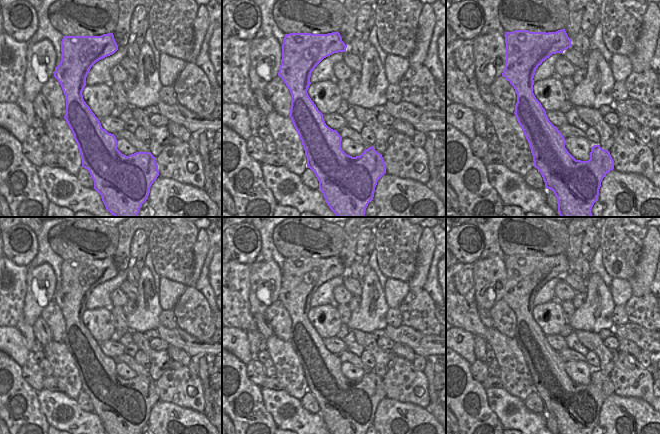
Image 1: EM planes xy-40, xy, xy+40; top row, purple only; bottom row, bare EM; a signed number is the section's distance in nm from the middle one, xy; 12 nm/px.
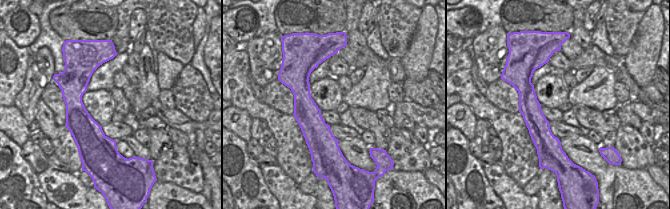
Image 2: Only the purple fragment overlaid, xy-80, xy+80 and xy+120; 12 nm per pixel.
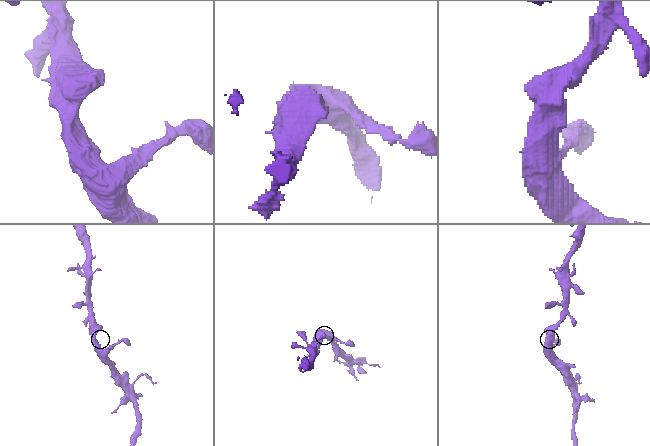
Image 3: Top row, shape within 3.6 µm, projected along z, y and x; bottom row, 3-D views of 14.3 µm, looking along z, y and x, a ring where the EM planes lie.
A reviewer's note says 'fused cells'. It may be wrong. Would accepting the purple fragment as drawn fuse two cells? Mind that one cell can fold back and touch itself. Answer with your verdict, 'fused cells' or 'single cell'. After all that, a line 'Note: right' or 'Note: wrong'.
single cell
Note: wrong

